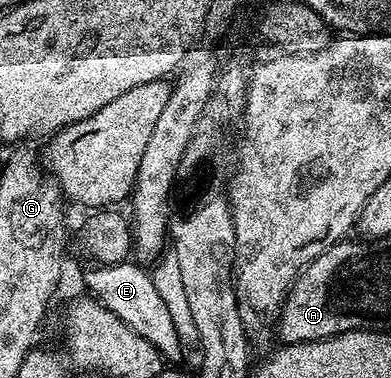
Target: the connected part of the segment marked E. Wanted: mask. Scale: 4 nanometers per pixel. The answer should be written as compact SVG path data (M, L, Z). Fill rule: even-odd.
M126 260L113 265L94 265L85 276L91 290L90 295L111 310L119 319L141 338L146 338L167 362L177 362L185 347L173 323L168 307L165 305L153 282L152 275L141 267Z

